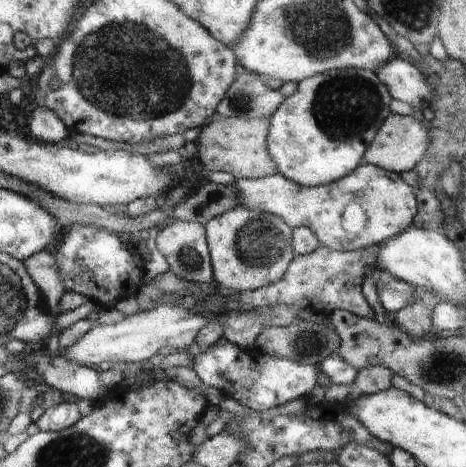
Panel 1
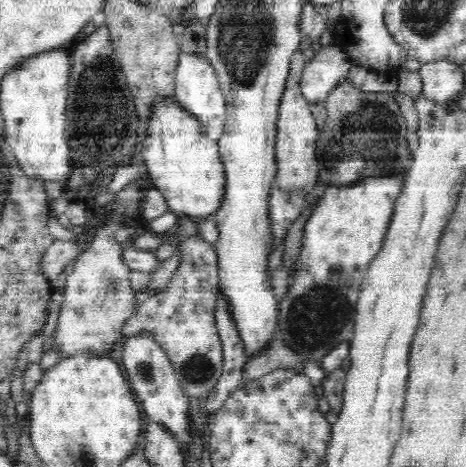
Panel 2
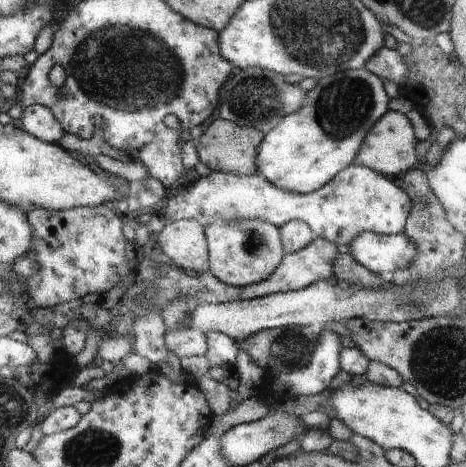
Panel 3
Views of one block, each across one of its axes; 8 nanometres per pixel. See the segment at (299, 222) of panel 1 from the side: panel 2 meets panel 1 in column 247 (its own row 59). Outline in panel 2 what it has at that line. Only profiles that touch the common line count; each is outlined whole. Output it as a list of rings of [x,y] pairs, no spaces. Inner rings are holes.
[[[180,54],[180,62],[176,66],[176,102],[184,112],[190,112],[192,118],[202,126],[202,134],[210,140],[220,140],[224,134],[224,126],[228,120],[228,106],[224,90],[220,88],[218,74],[206,56]]]

